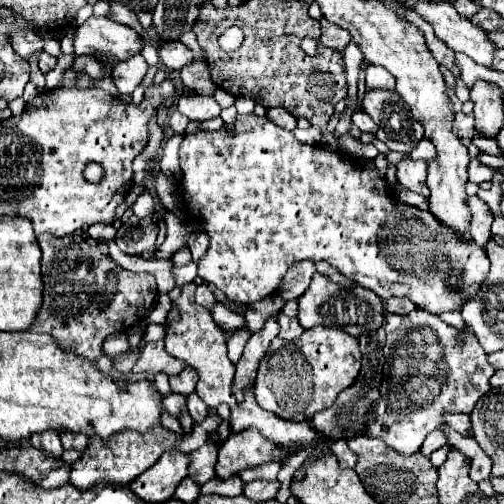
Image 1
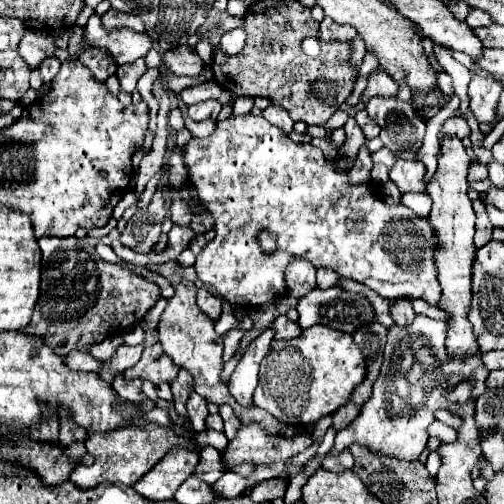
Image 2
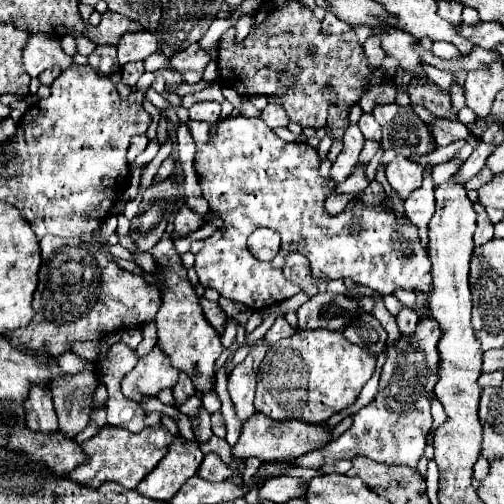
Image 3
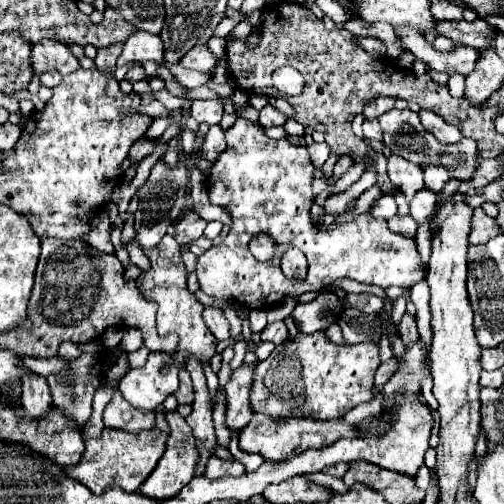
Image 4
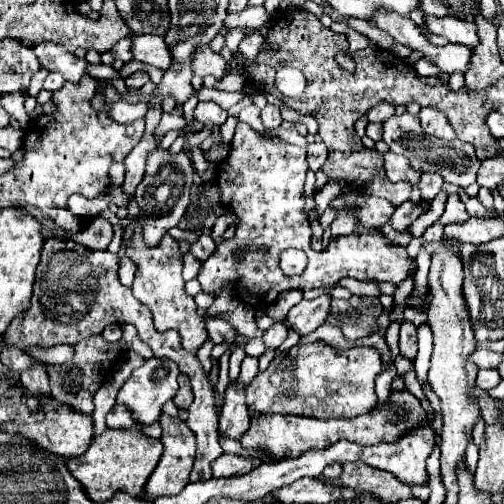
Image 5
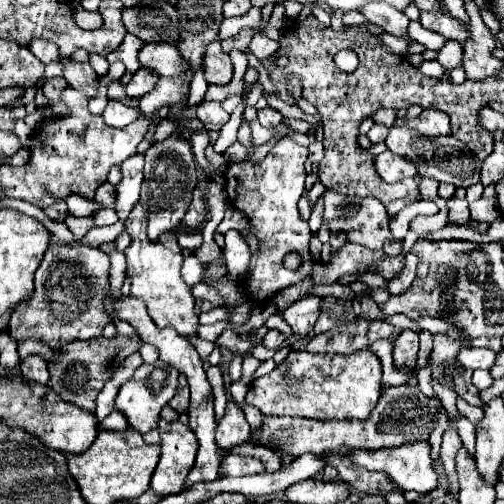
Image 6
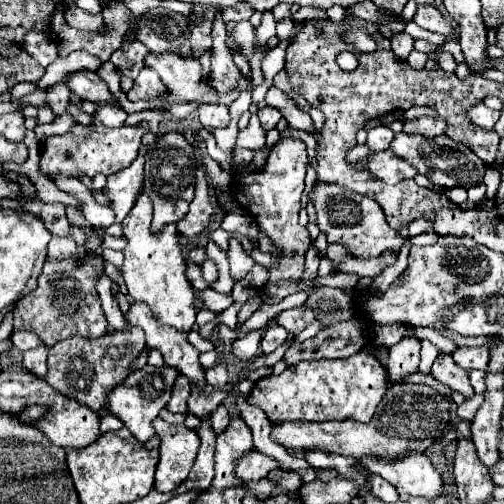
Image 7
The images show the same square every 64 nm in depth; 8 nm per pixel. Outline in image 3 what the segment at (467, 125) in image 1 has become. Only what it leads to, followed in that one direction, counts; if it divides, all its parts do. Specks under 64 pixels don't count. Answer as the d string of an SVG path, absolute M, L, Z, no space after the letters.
M432 118L430 122L426 122L428 126L432 126L432 134L438 146L448 146L456 140L464 140L468 138L468 128L462 122L452 122L452 120L444 120L444 118Z

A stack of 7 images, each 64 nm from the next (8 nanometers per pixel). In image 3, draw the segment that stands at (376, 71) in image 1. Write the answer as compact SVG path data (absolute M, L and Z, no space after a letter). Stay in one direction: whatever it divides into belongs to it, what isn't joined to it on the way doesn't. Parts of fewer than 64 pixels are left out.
M388 82L382 86L372 86L360 100L360 108L370 114L372 108L376 108L376 104L392 104L396 98L396 88Z

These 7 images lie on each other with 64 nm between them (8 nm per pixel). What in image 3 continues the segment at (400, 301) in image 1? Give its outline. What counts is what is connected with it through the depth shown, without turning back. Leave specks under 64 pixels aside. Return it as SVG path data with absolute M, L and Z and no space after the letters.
M402 308L400 314L396 316L398 320L398 328L404 336L412 336L412 332L416 332L416 324L418 324L418 314L410 308Z

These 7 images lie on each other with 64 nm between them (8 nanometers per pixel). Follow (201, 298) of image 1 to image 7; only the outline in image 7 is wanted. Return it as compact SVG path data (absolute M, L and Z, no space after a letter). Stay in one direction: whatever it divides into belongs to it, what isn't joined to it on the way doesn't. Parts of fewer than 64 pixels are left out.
M254 330L250 334L246 334L244 338L238 338L232 342L232 352L234 356L238 356L244 362L250 362L258 356L260 350L260 340L262 340L262 330Z

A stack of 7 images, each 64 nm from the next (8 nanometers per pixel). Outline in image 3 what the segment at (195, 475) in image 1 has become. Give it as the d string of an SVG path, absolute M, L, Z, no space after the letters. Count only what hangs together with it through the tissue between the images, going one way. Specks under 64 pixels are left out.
M214 452L208 454L208 456L204 456L204 462L202 462L200 470L198 470L198 476L202 476L204 480L210 480L210 482L222 482L222 480L226 480L226 478L230 478L234 474L236 472L232 468L228 468L220 460L220 456L214 454Z

